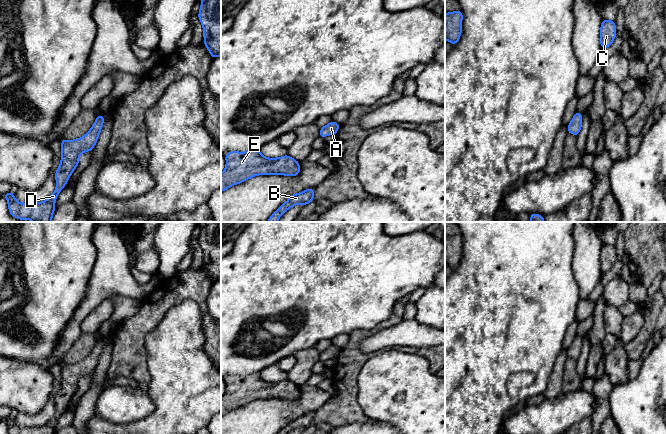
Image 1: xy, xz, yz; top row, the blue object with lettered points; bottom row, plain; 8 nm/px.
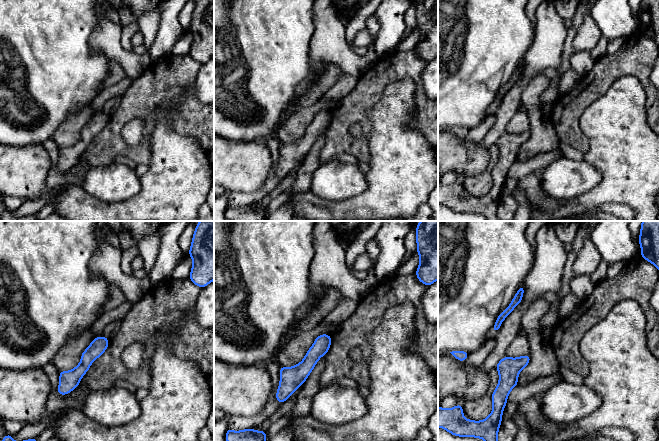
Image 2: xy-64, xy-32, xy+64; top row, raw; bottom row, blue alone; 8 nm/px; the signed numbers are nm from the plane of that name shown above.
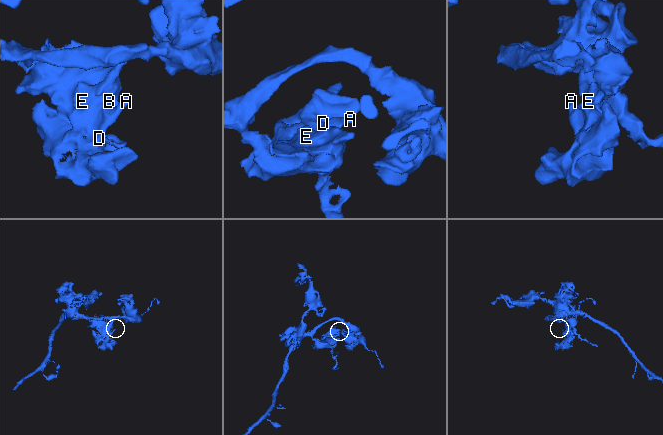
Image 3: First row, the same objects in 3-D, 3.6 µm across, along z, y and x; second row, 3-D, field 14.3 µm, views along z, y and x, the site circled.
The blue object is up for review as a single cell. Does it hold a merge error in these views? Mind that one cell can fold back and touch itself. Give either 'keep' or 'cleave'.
keep

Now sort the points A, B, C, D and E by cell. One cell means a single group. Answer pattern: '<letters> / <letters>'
A B C D E

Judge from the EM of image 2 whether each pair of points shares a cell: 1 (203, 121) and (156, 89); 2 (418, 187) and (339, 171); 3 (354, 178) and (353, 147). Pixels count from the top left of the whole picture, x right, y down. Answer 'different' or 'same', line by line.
1: same
2: different
3: different

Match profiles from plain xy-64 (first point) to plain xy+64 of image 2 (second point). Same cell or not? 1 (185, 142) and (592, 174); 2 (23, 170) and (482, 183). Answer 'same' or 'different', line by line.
1: different
2: different

